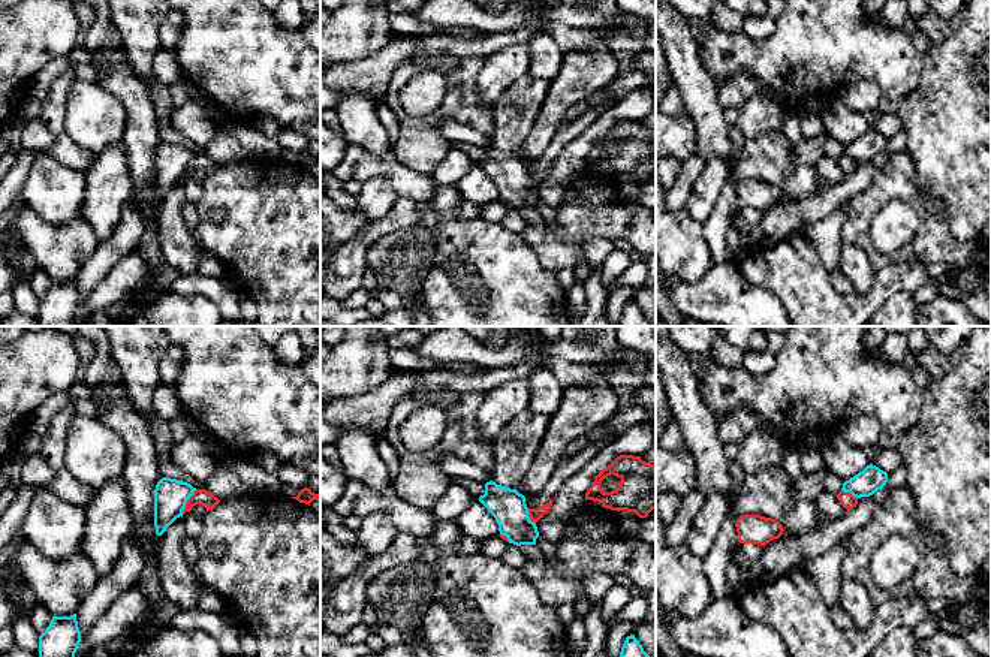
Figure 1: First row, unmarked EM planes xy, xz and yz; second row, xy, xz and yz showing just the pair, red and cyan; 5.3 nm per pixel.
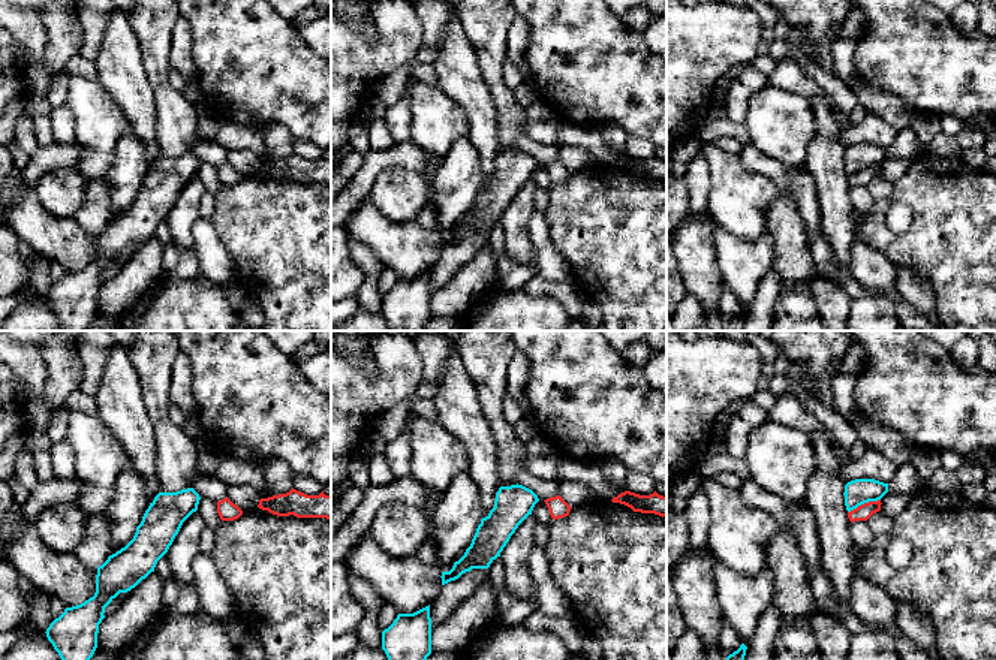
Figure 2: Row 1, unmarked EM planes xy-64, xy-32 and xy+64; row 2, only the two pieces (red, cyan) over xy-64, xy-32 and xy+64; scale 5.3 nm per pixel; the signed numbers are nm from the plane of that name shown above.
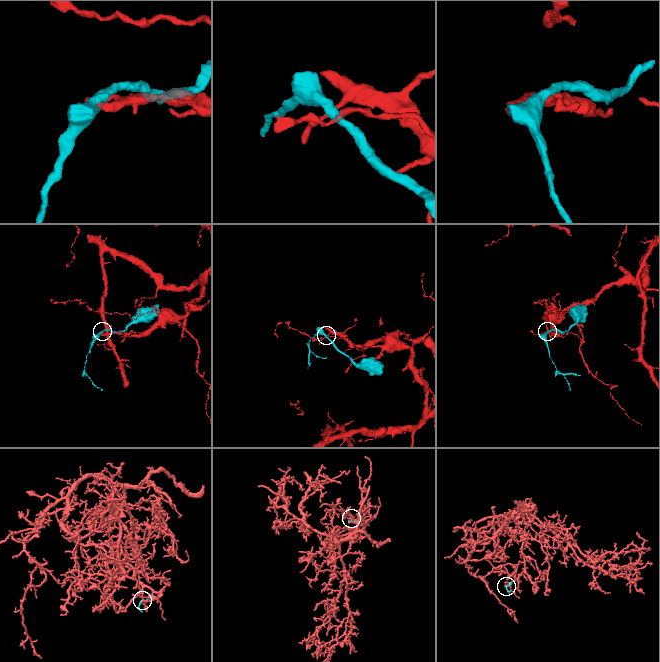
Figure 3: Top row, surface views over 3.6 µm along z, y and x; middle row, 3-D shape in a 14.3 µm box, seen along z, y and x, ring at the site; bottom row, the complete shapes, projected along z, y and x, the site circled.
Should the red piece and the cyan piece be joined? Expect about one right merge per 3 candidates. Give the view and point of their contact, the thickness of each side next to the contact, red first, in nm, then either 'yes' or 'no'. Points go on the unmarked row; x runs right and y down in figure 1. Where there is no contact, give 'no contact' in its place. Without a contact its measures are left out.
xy (187, 166) | 80/180 nm | no

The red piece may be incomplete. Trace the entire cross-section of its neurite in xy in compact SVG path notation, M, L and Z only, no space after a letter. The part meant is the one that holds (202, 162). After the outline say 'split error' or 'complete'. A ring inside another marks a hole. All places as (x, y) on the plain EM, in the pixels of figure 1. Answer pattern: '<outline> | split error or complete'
M196 154L193 160L187 165L183 180L186 177L190 177L192 172L196 169L202 169L208 177L214 174L219 168L220 165L214 162L211 157L208 157L207 154Z | complete

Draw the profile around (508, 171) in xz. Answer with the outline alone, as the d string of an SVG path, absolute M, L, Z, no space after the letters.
M490 145L485 148L485 159L479 162L479 166L496 183L500 199L506 201L509 208L536 210L539 196L536 187L528 181L522 159Z

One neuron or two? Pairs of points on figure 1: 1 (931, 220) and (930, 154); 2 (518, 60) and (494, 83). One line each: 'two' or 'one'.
1: two
2: one

